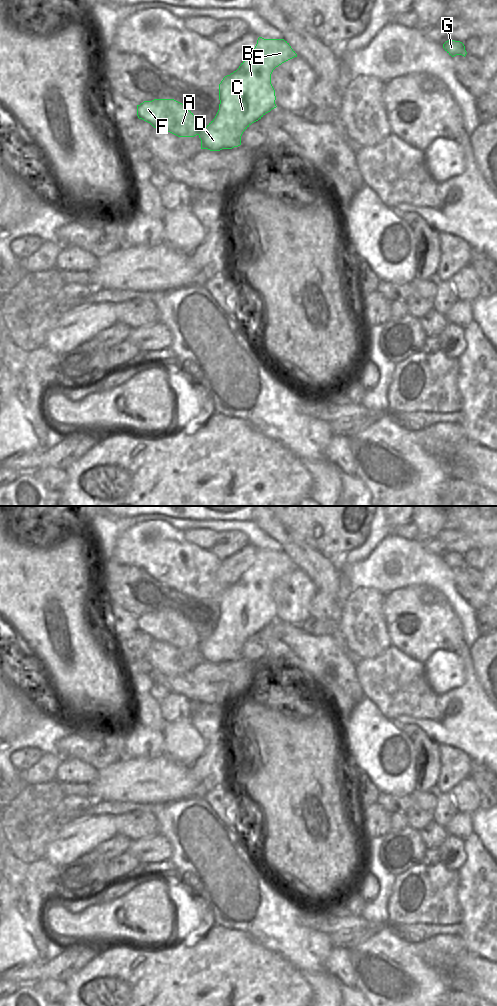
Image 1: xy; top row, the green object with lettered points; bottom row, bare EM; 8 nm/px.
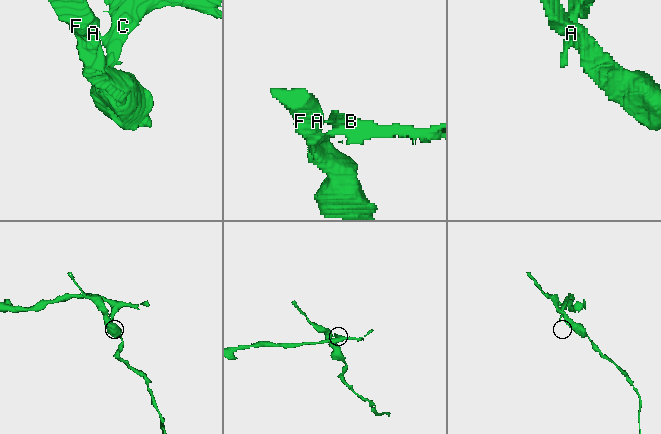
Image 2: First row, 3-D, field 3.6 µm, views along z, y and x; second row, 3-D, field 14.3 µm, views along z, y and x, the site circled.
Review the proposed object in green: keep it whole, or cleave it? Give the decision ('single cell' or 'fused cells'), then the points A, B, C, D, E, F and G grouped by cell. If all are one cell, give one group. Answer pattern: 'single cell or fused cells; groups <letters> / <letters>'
fused cells; groups A F / B C D E G

